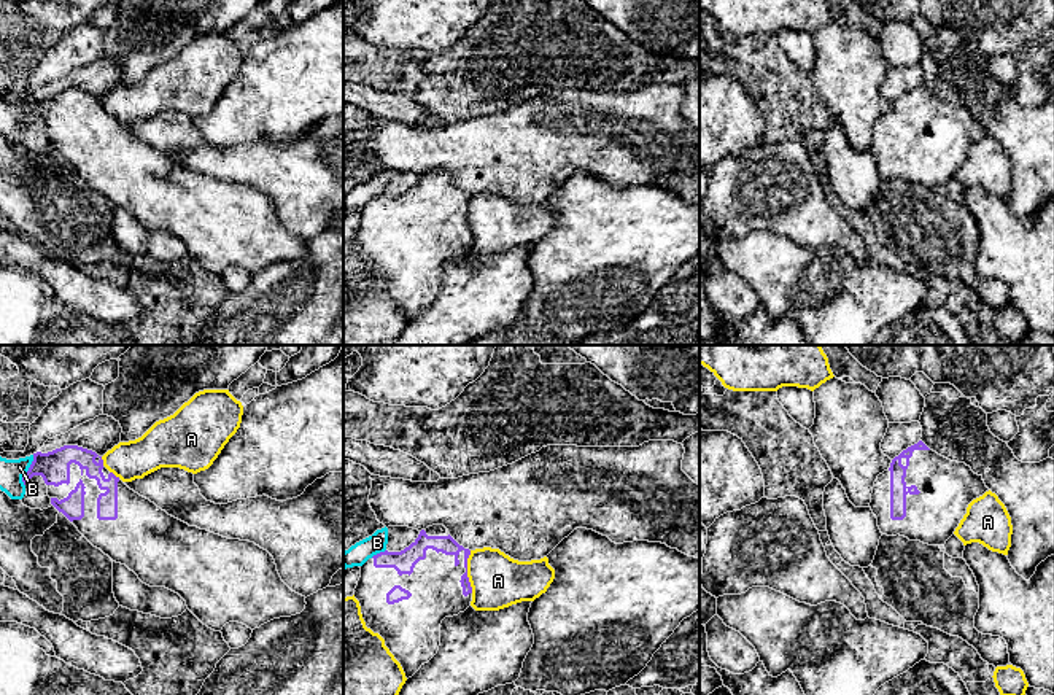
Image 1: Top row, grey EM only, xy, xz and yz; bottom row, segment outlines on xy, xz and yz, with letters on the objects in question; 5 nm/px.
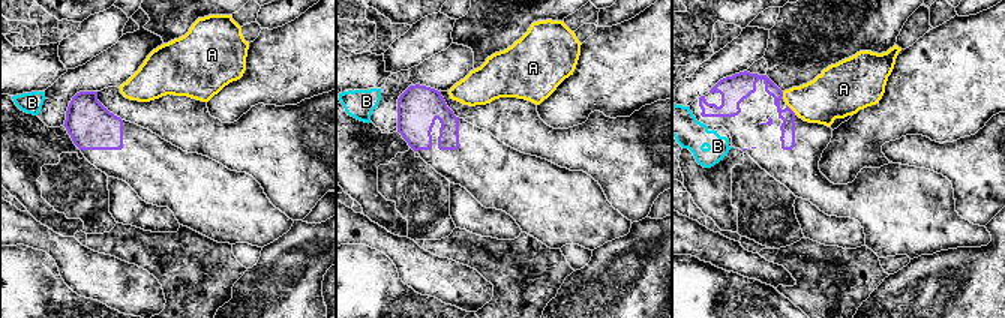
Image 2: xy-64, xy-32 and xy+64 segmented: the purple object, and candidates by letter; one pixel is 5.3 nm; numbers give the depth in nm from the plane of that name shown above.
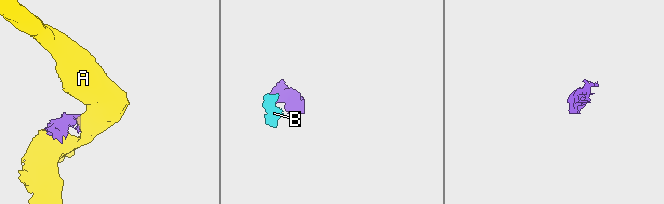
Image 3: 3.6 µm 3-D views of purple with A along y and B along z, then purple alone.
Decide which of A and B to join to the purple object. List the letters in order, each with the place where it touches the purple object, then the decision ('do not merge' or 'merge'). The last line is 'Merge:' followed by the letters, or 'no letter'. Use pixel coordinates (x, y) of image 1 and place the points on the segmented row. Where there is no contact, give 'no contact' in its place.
A: xz (466, 571) | do not merge
B: xy (27, 471) | do not merge
Merge: no letter

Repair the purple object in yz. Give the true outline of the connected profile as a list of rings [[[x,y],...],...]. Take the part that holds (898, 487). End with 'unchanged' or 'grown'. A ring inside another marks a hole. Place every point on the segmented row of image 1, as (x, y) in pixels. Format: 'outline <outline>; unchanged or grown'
outline [[[919,441],[878,476],[870,507],[882,534],[944,546],[968,504],[986,491],[982,476]]]; grown

